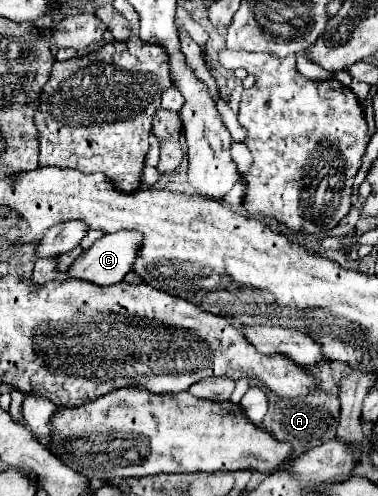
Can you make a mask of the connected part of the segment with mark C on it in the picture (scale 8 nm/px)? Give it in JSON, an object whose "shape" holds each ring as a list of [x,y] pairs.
{"shape":[[[120,230],[120,232],[114,232],[114,234],[106,234],[102,236],[100,240],[96,240],[88,250],[84,250],[76,260],[74,264],[70,266],[68,274],[74,276],[74,278],[82,278],[82,280],[90,280],[94,284],[100,284],[100,286],[110,286],[110,284],[116,284],[116,282],[122,282],[124,276],[132,270],[134,266],[134,260],[136,260],[136,254],[138,250],[142,248],[142,234],[136,232],[136,230]]]}

